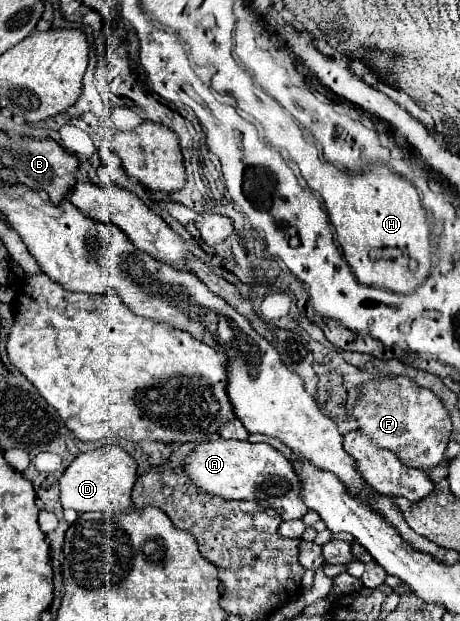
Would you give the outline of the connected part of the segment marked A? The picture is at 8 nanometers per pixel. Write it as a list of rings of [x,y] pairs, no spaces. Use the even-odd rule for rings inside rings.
[[[216,440],[196,446],[190,462],[184,466],[186,474],[204,492],[224,500],[252,500],[260,506],[272,508],[282,520],[300,520],[308,512],[300,498],[300,478],[292,464],[270,444],[252,444],[248,440]]]

